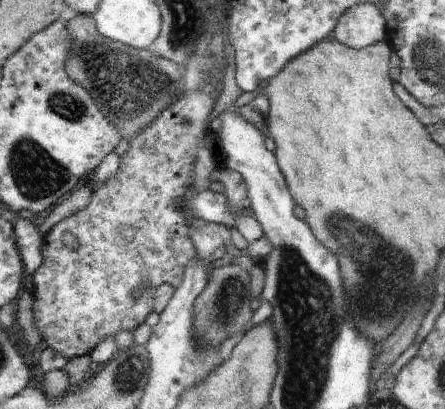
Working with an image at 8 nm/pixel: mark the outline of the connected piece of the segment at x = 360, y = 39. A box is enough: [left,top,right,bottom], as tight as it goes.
[331,3,387,49]

